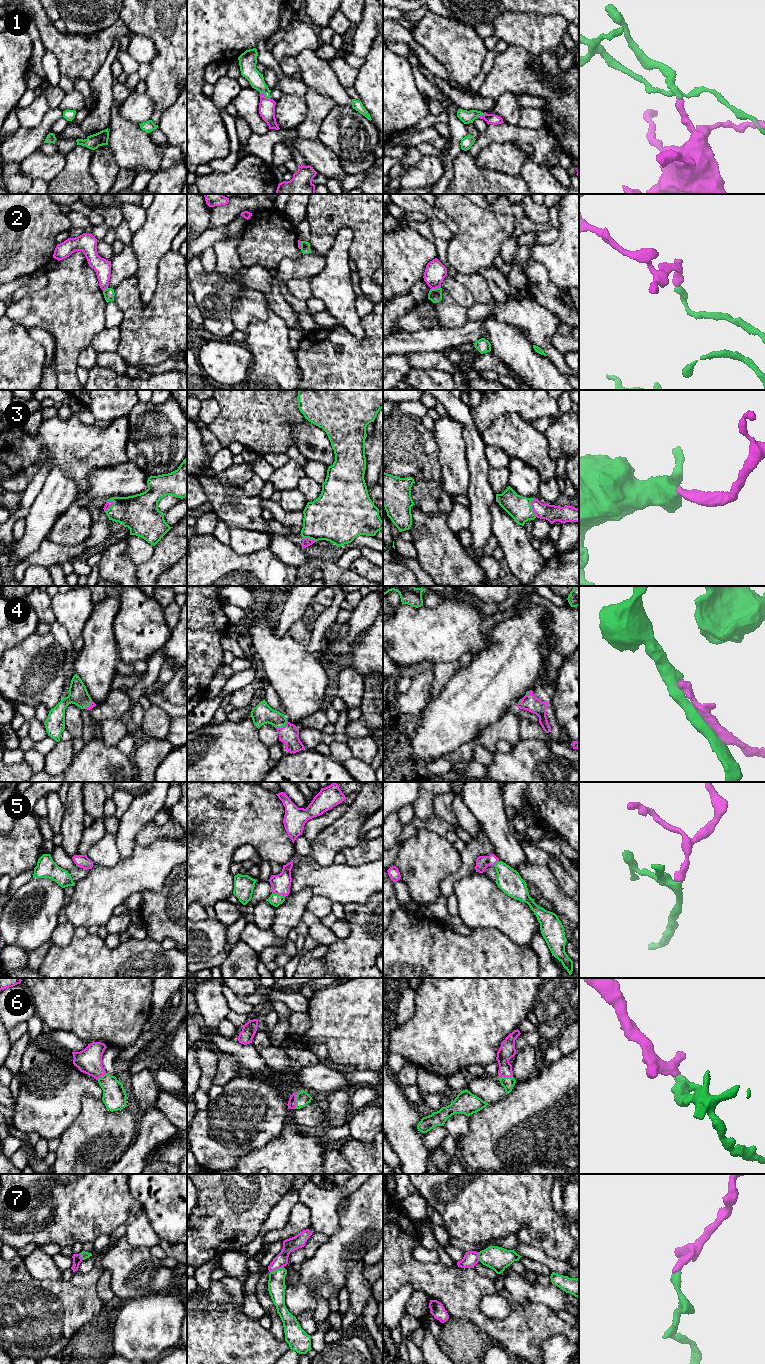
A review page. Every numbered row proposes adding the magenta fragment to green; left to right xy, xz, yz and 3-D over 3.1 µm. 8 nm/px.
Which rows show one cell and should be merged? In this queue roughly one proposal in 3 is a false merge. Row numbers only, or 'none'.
1, 3, 4, 5, 6

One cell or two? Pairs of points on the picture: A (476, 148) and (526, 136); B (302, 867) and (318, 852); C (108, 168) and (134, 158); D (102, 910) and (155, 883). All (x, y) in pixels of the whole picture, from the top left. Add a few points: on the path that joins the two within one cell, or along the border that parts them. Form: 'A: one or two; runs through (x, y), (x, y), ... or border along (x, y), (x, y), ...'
A: one; runs through (488, 136), (514, 135)
B: two; border along (307, 858), (322, 865), (328, 865), (333, 862)
C: two; border along (108, 144), (113, 158), (120, 168)
D: one; runs through (115, 897), (129, 883), (142, 883)

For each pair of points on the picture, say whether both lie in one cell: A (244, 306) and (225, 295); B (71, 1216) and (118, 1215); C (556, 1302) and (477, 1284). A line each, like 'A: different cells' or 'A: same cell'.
A: different cells
B: same cell
C: different cells

